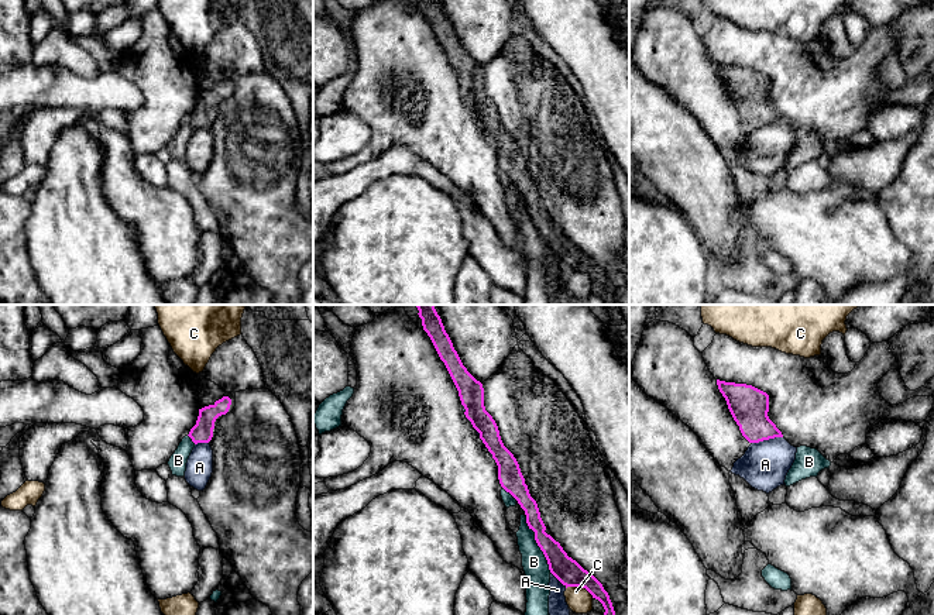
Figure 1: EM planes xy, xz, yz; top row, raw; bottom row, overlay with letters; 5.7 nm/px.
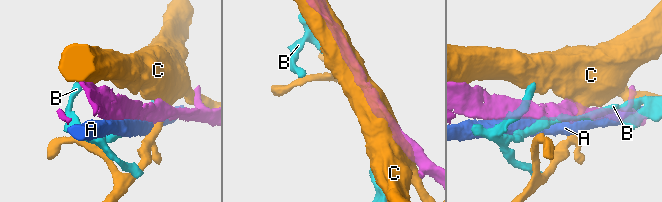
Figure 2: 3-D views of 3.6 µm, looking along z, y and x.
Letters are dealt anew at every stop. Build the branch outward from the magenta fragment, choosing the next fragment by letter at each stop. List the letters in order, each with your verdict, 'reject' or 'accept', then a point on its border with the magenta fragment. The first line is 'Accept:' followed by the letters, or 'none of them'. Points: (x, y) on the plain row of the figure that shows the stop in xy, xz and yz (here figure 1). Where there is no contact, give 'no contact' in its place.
Accept: none of them
A: reject | yz (766, 123)
B: reject | xz (538, 229)
C: reject | xz (580, 270)

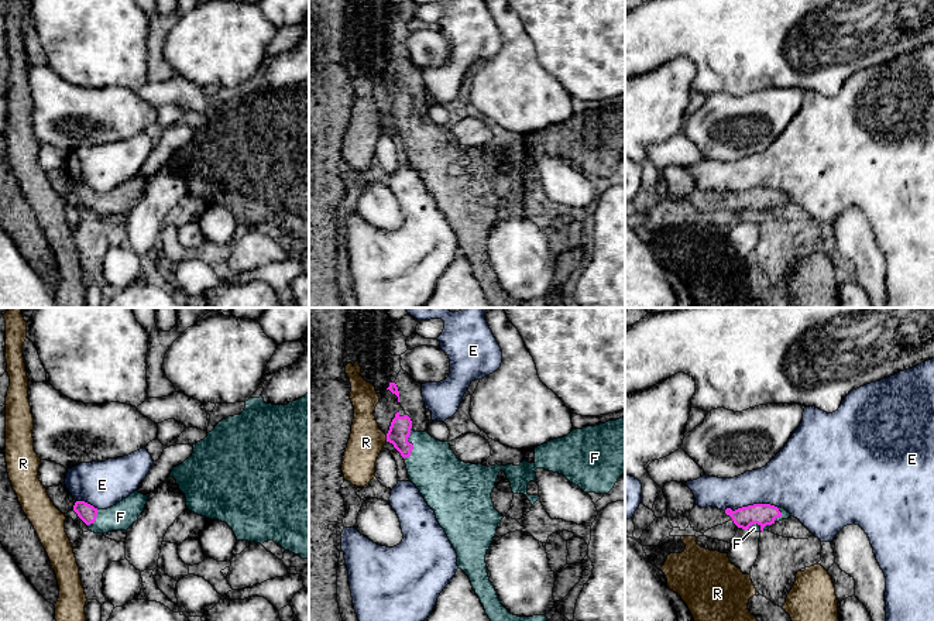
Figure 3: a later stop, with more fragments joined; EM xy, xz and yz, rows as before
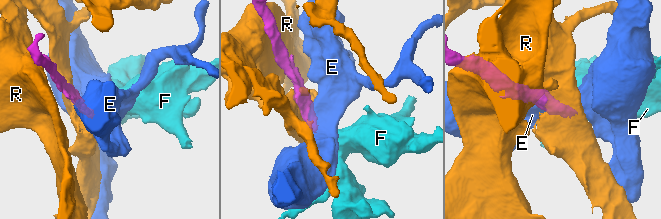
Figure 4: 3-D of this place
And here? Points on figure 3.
Accept: F
E: reject | yz (749, 189)
F: accept | xz (411, 127)
R: reject | xz (387, 122)

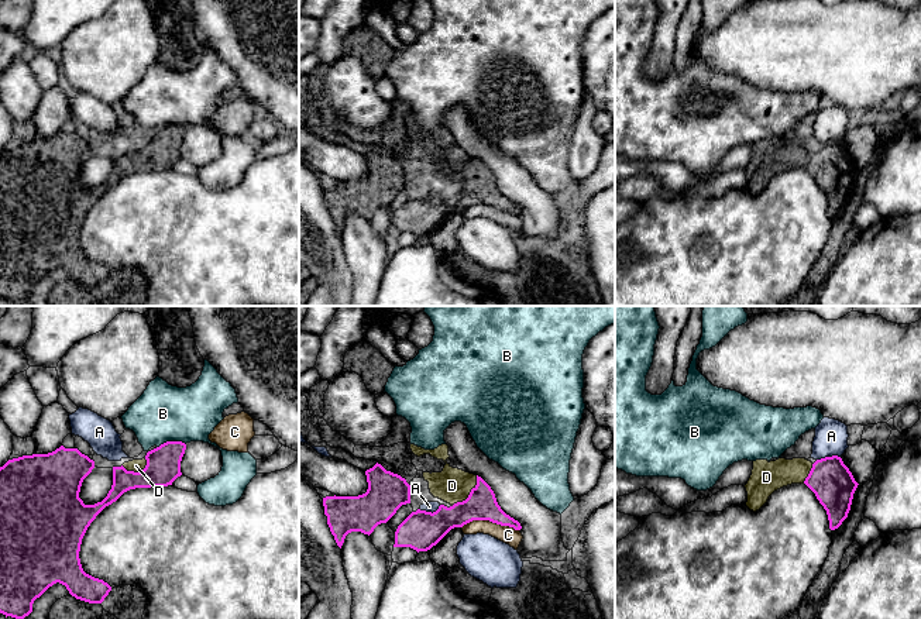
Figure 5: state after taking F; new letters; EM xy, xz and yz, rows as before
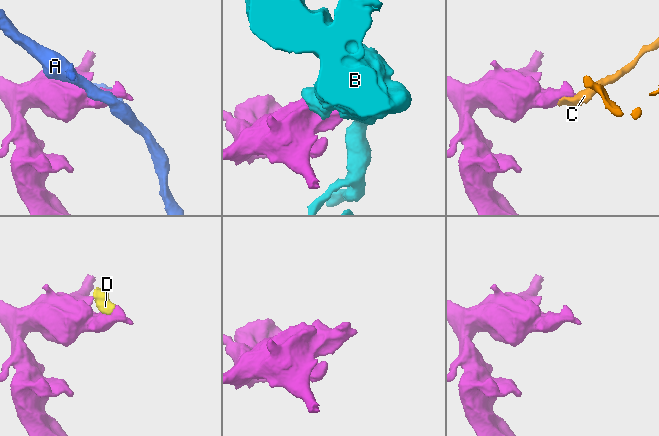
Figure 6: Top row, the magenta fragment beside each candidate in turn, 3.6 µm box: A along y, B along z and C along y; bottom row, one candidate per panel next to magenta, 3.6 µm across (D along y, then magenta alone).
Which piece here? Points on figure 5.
Accept: D
A: reject | yz (828, 141)
B: reject | xy (171, 126)
C: reject | xz (491, 205)
D: accept | xz (470, 178)

